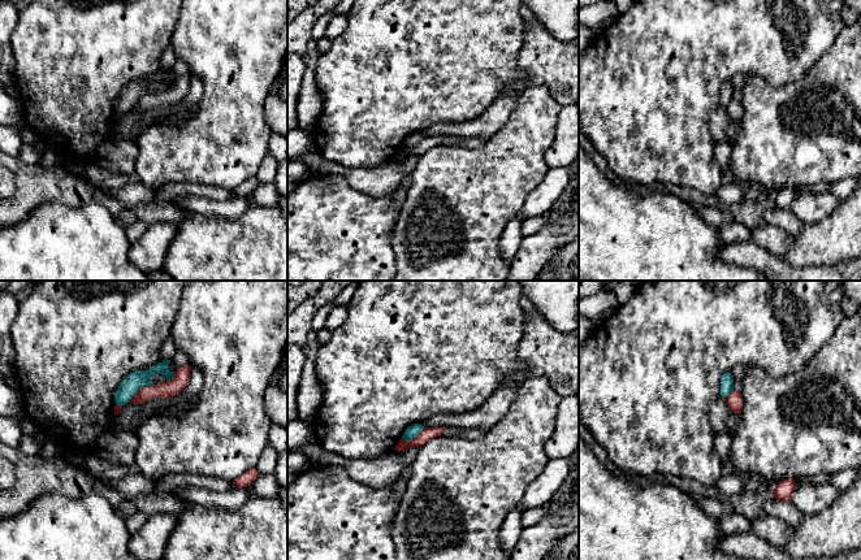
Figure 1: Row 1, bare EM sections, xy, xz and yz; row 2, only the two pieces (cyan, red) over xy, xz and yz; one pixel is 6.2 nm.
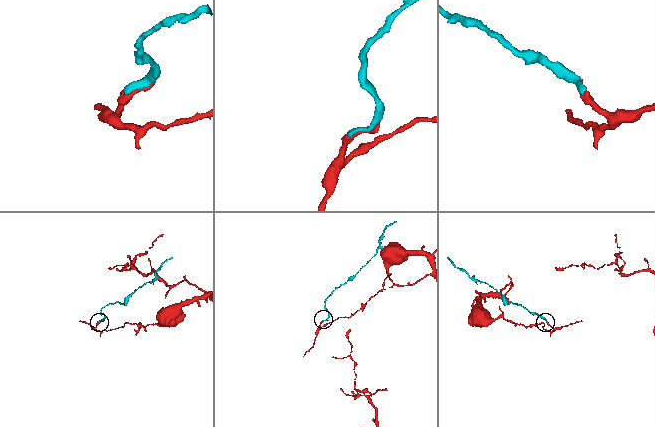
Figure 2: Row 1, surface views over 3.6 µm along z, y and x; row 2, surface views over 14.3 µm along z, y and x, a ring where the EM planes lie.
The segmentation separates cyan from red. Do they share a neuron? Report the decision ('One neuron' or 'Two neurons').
Two neurons

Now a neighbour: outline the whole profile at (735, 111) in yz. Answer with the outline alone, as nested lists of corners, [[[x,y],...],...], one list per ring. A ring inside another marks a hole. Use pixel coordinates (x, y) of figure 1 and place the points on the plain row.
[[[734,88],[734,100],[726,107],[726,110],[731,121],[737,122],[739,125],[741,123],[741,120],[743,120],[741,100],[743,100],[741,90]]]

